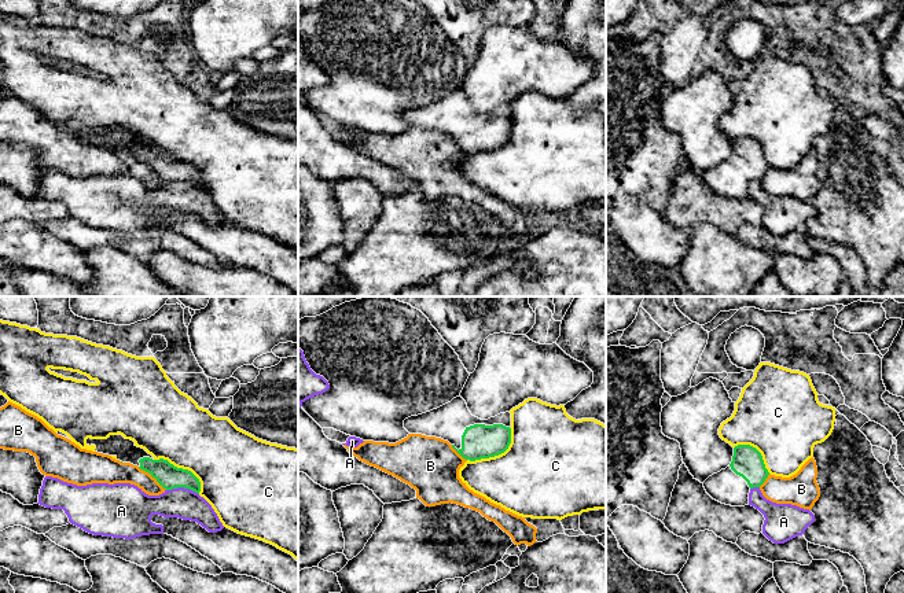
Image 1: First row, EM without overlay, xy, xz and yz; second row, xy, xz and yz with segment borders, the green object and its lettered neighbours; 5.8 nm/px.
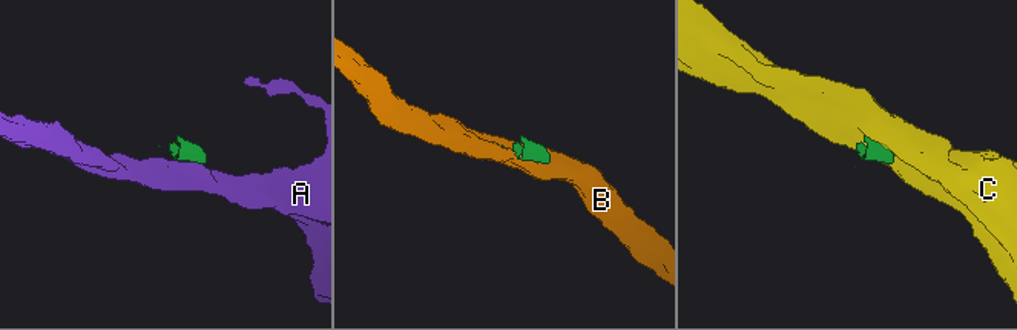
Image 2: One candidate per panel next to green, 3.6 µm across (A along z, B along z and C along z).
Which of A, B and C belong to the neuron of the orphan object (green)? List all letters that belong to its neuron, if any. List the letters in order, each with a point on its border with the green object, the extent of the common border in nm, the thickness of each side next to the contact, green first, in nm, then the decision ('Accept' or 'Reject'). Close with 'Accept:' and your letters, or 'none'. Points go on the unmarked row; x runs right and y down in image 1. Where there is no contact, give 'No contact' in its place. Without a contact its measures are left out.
A: Touches green at xy (183, 179). Shared border 190 nm. Thickness 140 nm (green) against 180 nm. Reject
B: Touches green at xy (153, 169). Shared border 220 nm. Thickness 140 nm (green) against 150 nm. Reject
C: Touches green at xz (496, 147). Shared border 320 nm. Thickness 200 nm (green) against 460 nm. Reject
Accept: none

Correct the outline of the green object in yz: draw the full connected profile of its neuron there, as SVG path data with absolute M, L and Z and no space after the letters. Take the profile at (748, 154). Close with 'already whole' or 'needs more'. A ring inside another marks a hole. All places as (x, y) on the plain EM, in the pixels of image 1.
M750 137L734 140L731 156L703 174L706 185L716 194L731 198L749 198L749 185L760 180L769 165L761 146Z | needs more

